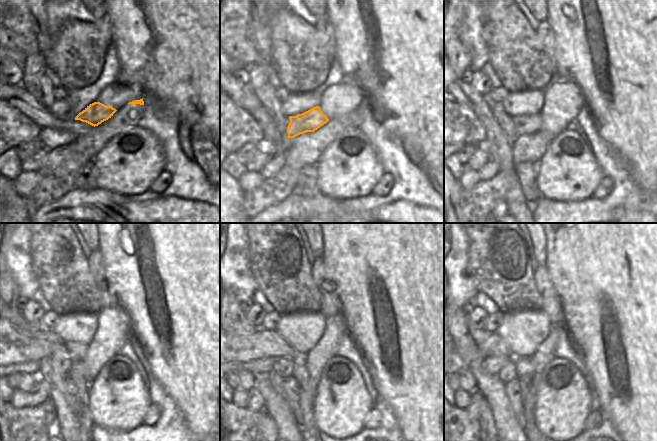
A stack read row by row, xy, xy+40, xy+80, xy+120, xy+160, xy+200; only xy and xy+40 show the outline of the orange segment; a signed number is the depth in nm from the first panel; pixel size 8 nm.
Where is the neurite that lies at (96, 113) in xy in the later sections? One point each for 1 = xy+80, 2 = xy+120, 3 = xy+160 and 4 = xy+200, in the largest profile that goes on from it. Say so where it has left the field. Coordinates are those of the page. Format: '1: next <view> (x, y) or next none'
1: next xy+80 (529, 124)
2: next xy+120 (16, 348)
3: next xy+160 (263, 343)
4: next xy+200 (495, 346)

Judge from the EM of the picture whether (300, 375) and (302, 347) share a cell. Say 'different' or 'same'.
different

